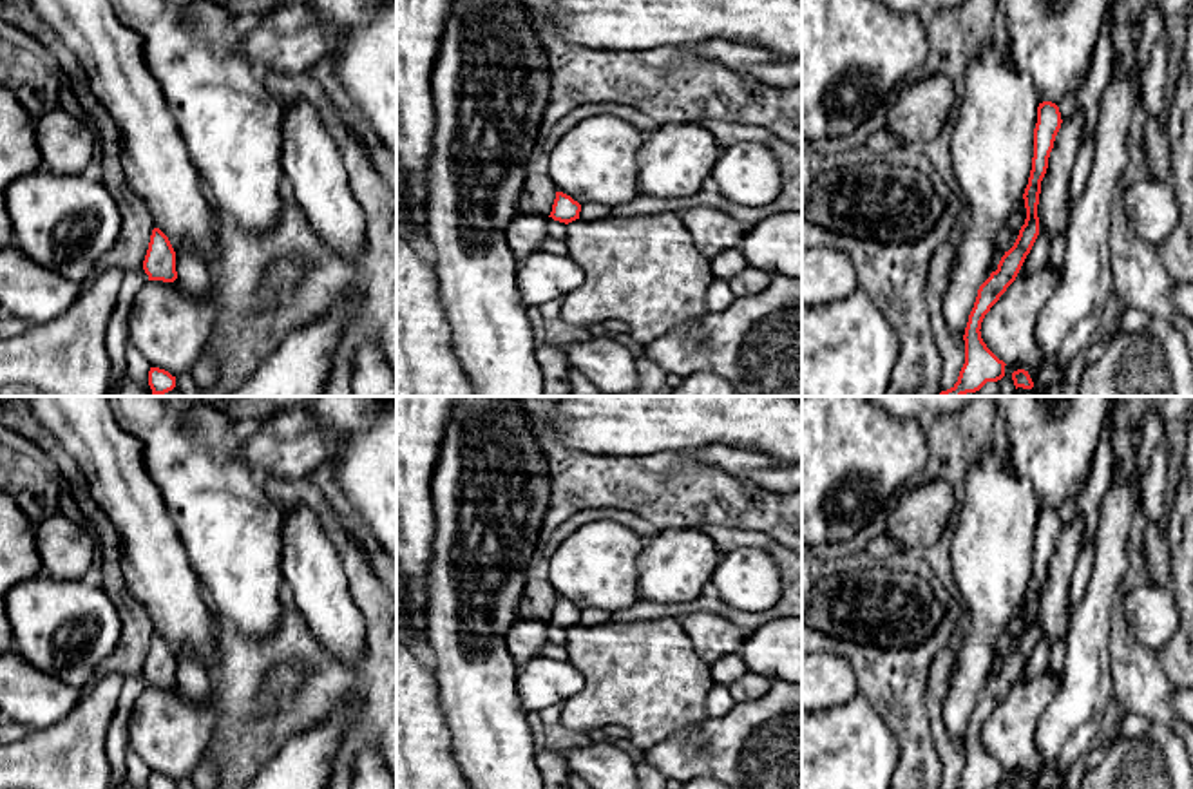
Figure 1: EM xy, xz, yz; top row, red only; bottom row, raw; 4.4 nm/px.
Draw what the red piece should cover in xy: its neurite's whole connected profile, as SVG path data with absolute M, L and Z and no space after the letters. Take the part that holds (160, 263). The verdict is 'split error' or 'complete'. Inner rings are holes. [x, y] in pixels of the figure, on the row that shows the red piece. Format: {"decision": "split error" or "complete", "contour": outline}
{"decision": "complete", "contour": "M159 228L152 230L143 270L148 280L174 282L177 279L176 252Z"}

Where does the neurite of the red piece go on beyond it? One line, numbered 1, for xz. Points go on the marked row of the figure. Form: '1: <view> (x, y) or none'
1: none

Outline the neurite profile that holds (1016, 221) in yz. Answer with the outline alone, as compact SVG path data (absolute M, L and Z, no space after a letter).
M1021 199L1014 215L1007 223L1005 235L999 239L996 246L996 261L992 264L992 271L997 270L1001 257L1014 246L1019 235L1019 230L1025 224L1025 219L1026 219L1026 208L1025 208L1025 199Z

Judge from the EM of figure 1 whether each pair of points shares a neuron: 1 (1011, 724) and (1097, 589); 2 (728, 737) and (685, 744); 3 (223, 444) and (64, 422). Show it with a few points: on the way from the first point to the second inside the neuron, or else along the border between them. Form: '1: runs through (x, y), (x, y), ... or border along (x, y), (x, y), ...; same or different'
1: border along (1061, 677), (1058, 692), (1040, 715); different
2: runs through (717, 744), (696, 744); same
3: border along (114, 415), (140, 442), (147, 469); different

